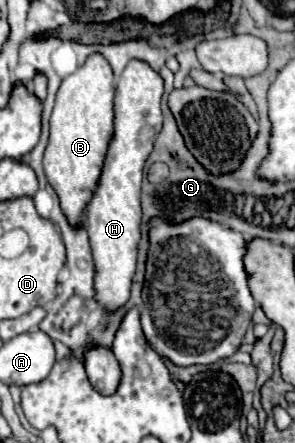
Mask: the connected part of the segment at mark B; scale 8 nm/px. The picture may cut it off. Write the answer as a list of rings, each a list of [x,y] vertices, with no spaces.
[[[90,55],[86,63],[76,73],[68,75],[58,89],[56,105],[50,117],[50,139],[44,151],[44,171],[50,185],[56,189],[62,211],[68,215],[70,223],[78,223],[84,217],[84,207],[88,205],[92,191],[100,179],[102,161],[104,161],[104,153],[106,153],[106,147],[112,135],[112,123],[114,123],[112,101],[114,101],[114,75],[112,75],[112,69],[108,67],[108,61],[102,55]]]

